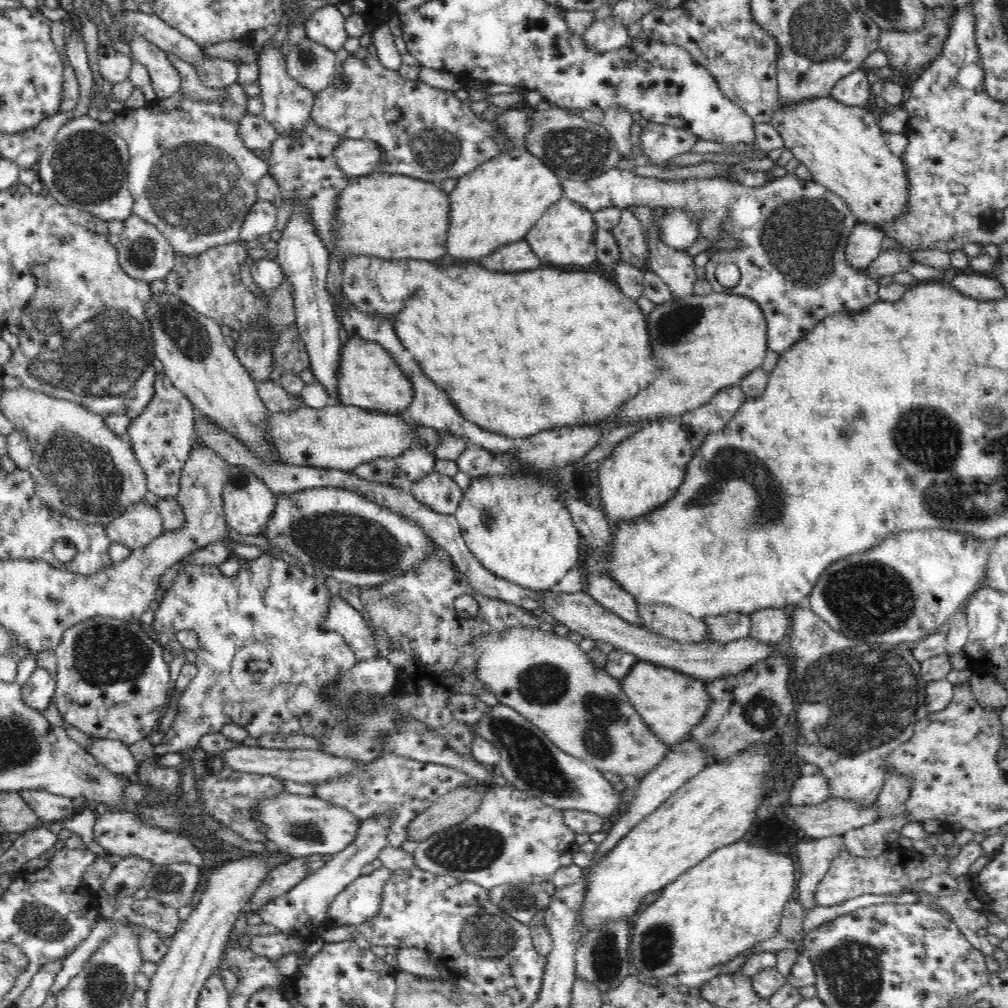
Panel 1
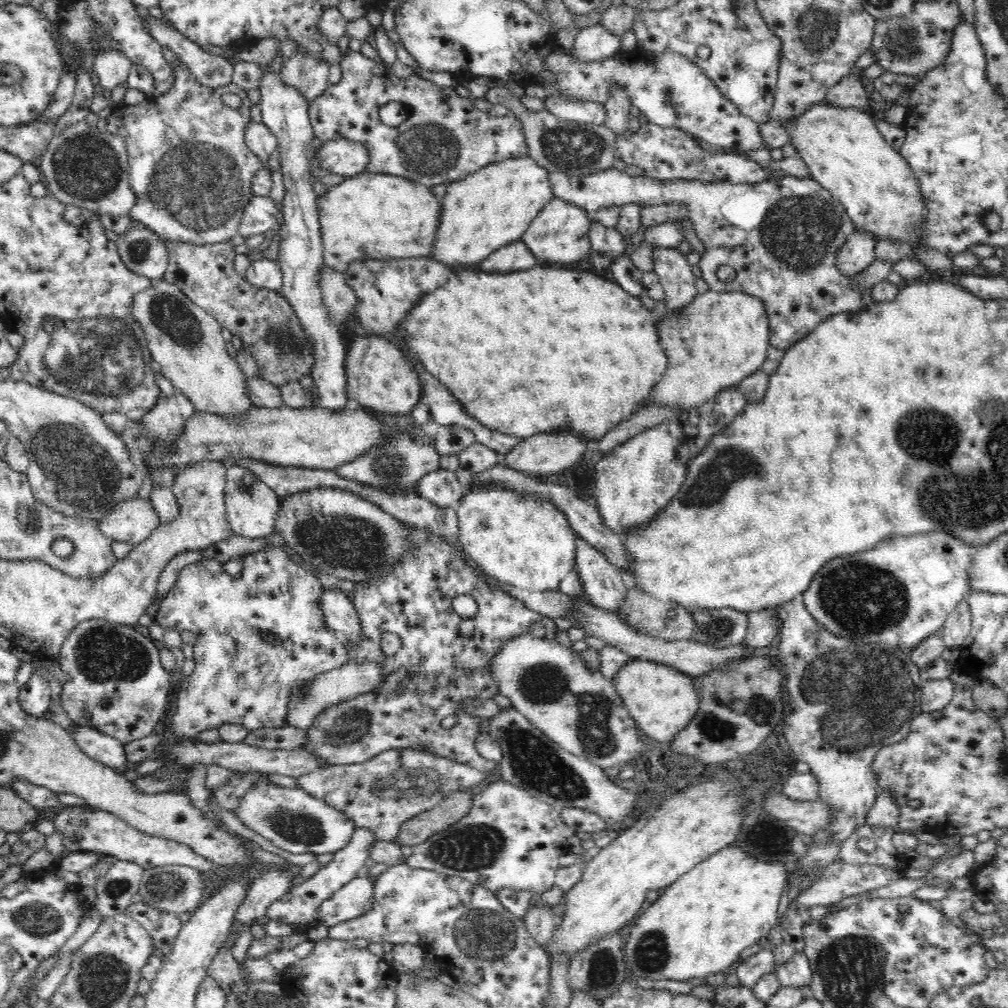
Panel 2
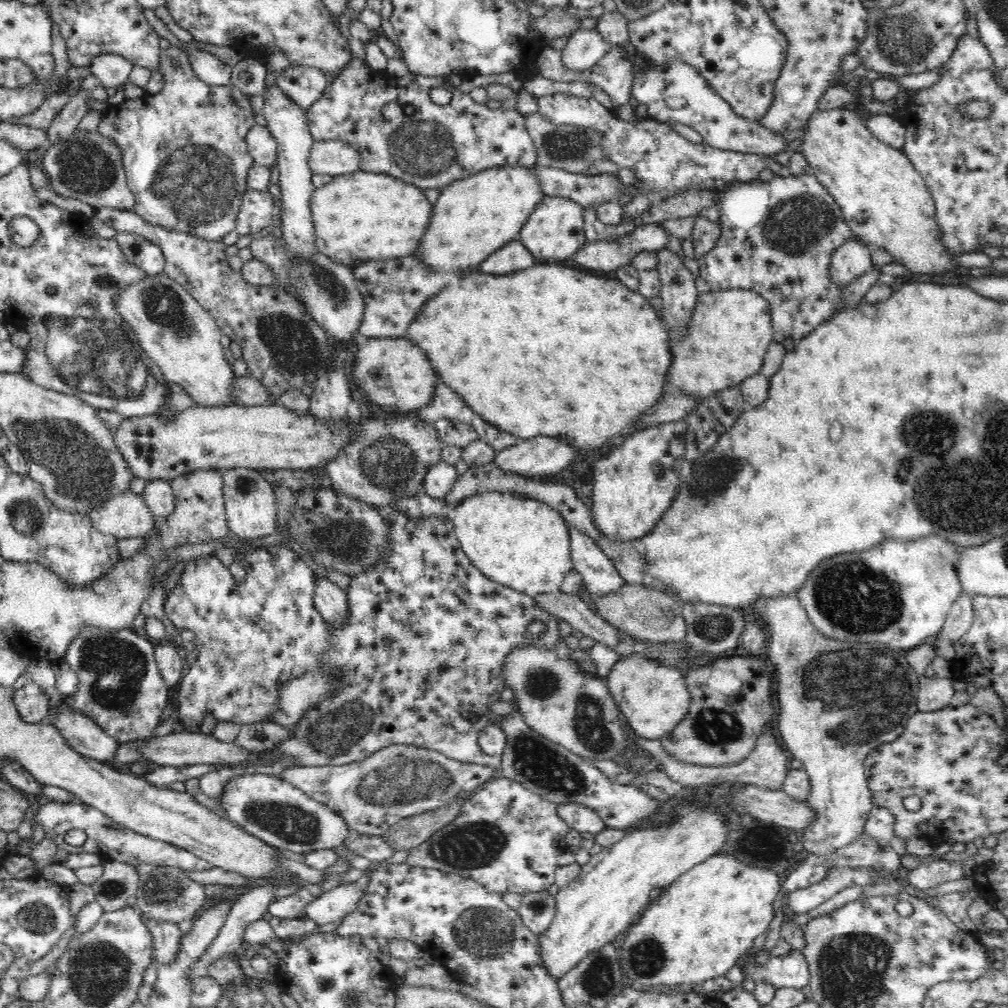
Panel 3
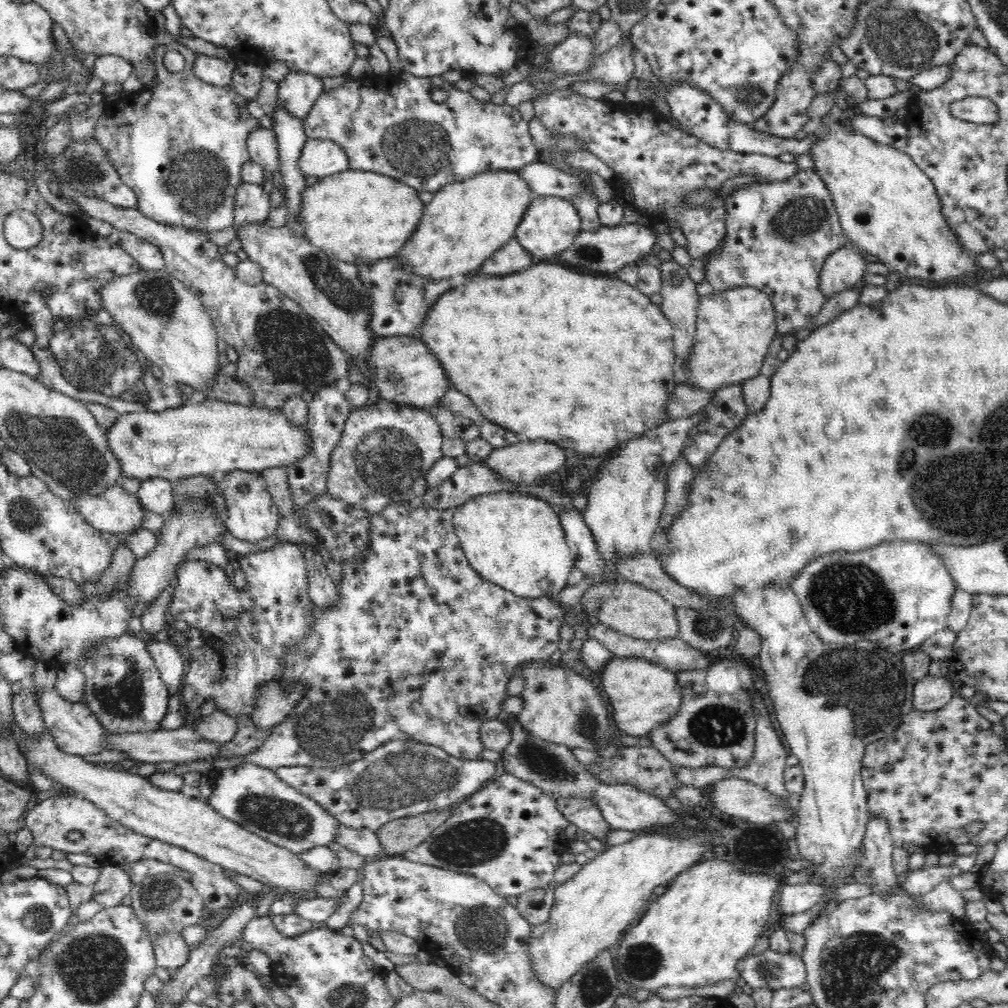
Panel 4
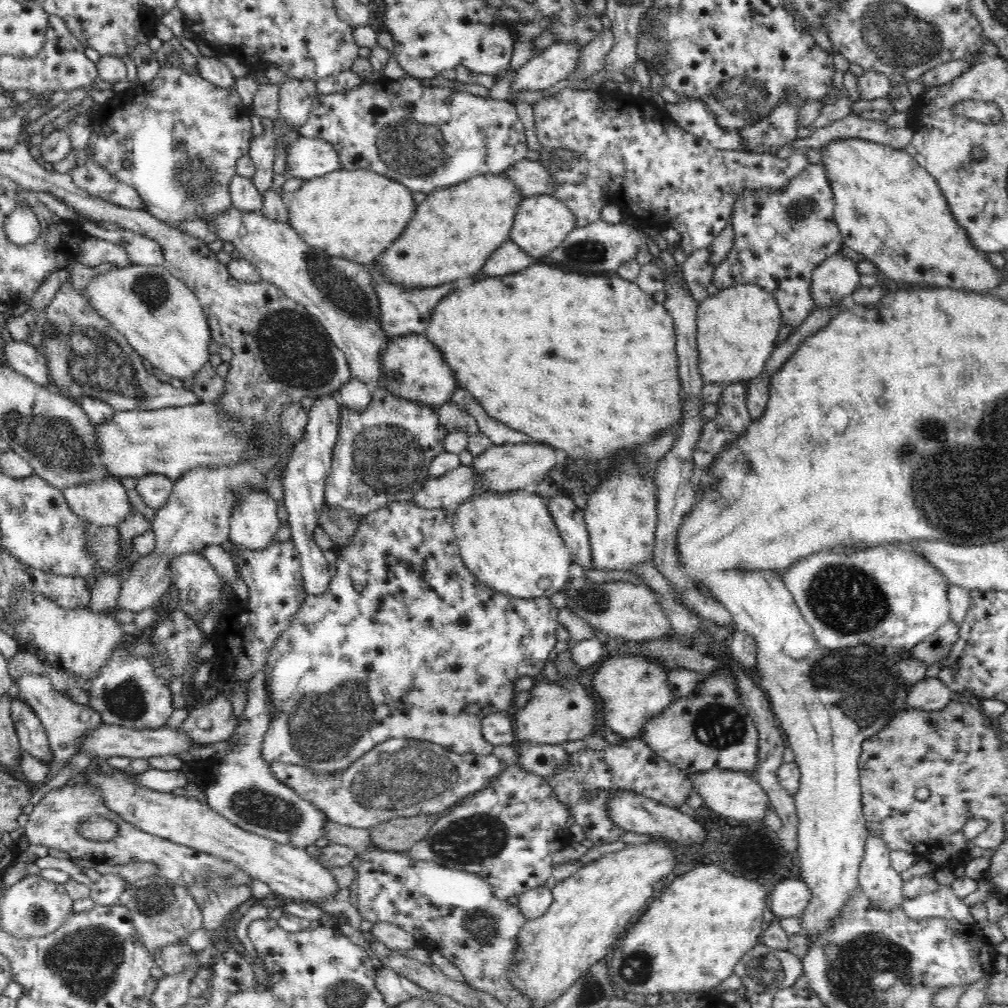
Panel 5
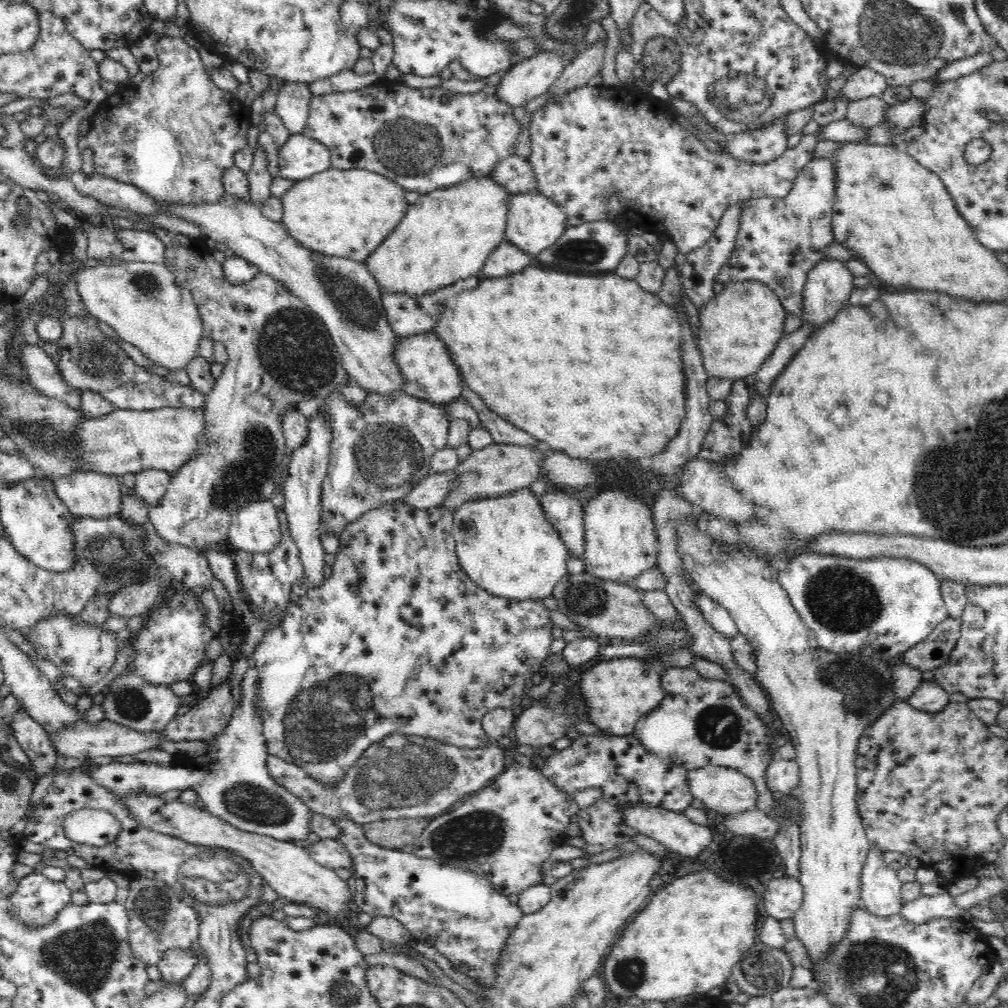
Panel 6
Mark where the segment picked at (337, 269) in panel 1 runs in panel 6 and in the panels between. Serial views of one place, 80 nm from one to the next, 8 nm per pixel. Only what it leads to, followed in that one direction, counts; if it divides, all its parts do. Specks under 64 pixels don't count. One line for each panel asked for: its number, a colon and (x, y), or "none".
2: (368, 216)
3: (362, 216)
4: (359, 217)
5: (355, 214)
6: (346, 213)

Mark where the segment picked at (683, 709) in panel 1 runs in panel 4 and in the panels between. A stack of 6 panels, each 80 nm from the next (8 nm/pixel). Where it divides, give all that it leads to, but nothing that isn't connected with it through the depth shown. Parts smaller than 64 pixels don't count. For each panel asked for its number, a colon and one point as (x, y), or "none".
2: (662, 700)
3: (653, 697)
4: (643, 694)

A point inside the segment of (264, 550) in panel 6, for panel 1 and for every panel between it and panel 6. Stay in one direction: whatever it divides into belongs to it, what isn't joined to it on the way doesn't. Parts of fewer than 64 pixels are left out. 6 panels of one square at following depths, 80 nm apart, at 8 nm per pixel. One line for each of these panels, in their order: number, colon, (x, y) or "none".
1: (248, 503)
2: (252, 507)
3: (250, 503)
4: (252, 516)
5: (253, 525)

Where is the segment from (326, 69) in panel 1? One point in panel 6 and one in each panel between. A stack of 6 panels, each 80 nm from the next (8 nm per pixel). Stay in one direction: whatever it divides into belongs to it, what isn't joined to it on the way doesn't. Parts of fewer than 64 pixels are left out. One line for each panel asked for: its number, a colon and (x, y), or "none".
2: (304, 72)
3: (305, 85)
4: (298, 91)
5: (295, 97)
6: (292, 104)

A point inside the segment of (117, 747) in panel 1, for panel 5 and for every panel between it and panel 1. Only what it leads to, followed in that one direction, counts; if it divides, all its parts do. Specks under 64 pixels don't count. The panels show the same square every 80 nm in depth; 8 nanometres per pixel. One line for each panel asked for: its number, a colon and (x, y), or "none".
2: (103, 748)
3: (83, 734)
4: (75, 728)
5: (66, 722)

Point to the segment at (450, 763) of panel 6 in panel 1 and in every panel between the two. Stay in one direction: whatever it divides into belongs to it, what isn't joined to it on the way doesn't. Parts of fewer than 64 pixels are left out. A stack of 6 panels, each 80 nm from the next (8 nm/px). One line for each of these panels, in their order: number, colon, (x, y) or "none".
1: (404, 787)
2: (382, 793)
3: (371, 795)
4: (401, 778)
5: (406, 777)

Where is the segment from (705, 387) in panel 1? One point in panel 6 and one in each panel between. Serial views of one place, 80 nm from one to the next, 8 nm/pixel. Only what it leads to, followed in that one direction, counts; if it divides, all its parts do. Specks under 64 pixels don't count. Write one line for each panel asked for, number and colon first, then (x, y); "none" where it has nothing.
2: (717, 340)
3: (730, 331)
4: (734, 328)
5: (736, 329)
6: (740, 327)

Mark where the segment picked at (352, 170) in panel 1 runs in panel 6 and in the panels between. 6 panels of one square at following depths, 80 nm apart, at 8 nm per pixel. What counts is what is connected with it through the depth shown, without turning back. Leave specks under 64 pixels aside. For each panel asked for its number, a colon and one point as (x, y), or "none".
2: (344, 157)
3: (335, 157)
4: (320, 158)
5: (306, 157)
6: (299, 157)

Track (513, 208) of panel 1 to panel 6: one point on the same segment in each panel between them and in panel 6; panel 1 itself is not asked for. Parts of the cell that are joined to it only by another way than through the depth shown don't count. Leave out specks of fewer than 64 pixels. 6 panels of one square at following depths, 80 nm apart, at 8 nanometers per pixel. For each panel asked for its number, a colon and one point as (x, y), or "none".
2: (492, 207)
3: (473, 217)
4: (466, 222)
5: (454, 230)
6: (446, 236)

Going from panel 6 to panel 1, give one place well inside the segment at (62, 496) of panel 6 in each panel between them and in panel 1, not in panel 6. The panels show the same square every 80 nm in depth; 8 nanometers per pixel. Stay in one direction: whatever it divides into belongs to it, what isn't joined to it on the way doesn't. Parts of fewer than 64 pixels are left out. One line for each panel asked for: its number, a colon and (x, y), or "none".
1: (135, 529)
2: (133, 522)
3: (127, 515)
4: (119, 512)
5: (103, 502)

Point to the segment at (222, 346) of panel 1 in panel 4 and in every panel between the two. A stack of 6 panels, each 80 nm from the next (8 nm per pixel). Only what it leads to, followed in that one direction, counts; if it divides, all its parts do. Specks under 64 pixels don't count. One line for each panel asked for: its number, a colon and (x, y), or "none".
2: (187, 342)
3: (172, 329)
4: (168, 324)

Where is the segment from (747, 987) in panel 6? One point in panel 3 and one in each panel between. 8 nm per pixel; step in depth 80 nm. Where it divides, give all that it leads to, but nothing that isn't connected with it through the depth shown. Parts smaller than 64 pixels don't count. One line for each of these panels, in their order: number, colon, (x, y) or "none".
3: (792, 971)
4: (773, 970)
5: (764, 969)

